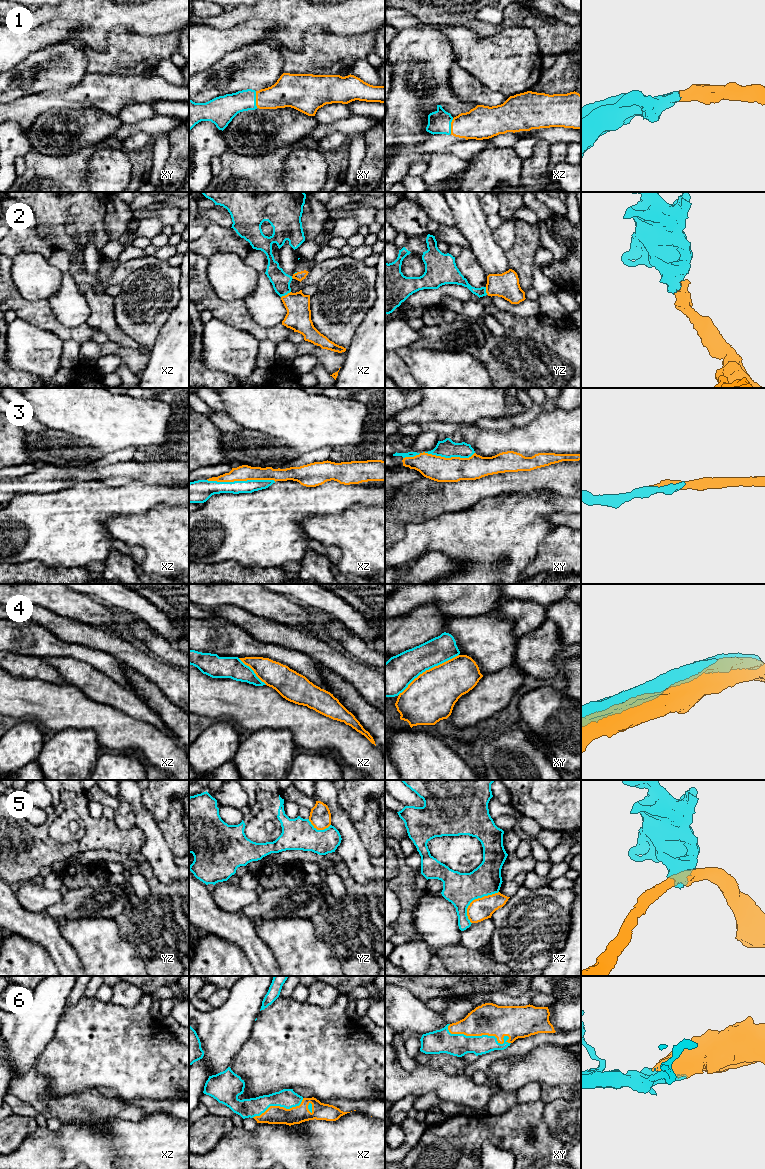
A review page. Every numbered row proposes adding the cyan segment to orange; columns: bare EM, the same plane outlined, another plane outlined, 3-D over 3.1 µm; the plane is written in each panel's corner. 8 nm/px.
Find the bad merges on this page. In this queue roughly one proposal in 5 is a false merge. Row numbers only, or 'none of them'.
5

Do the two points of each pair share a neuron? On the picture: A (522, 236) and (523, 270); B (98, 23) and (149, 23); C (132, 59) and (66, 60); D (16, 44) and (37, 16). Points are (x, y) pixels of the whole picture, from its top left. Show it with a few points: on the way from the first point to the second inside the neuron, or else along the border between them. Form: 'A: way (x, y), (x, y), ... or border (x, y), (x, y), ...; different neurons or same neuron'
A: way (523, 244), (523, 262); same neuron
B: way (111, 19), (136, 19); same neuron
C: border (80, 46), (87, 58), (88, 72); different neurons
D: border (58, 18), (46, 21), (36, 27); different neurons

